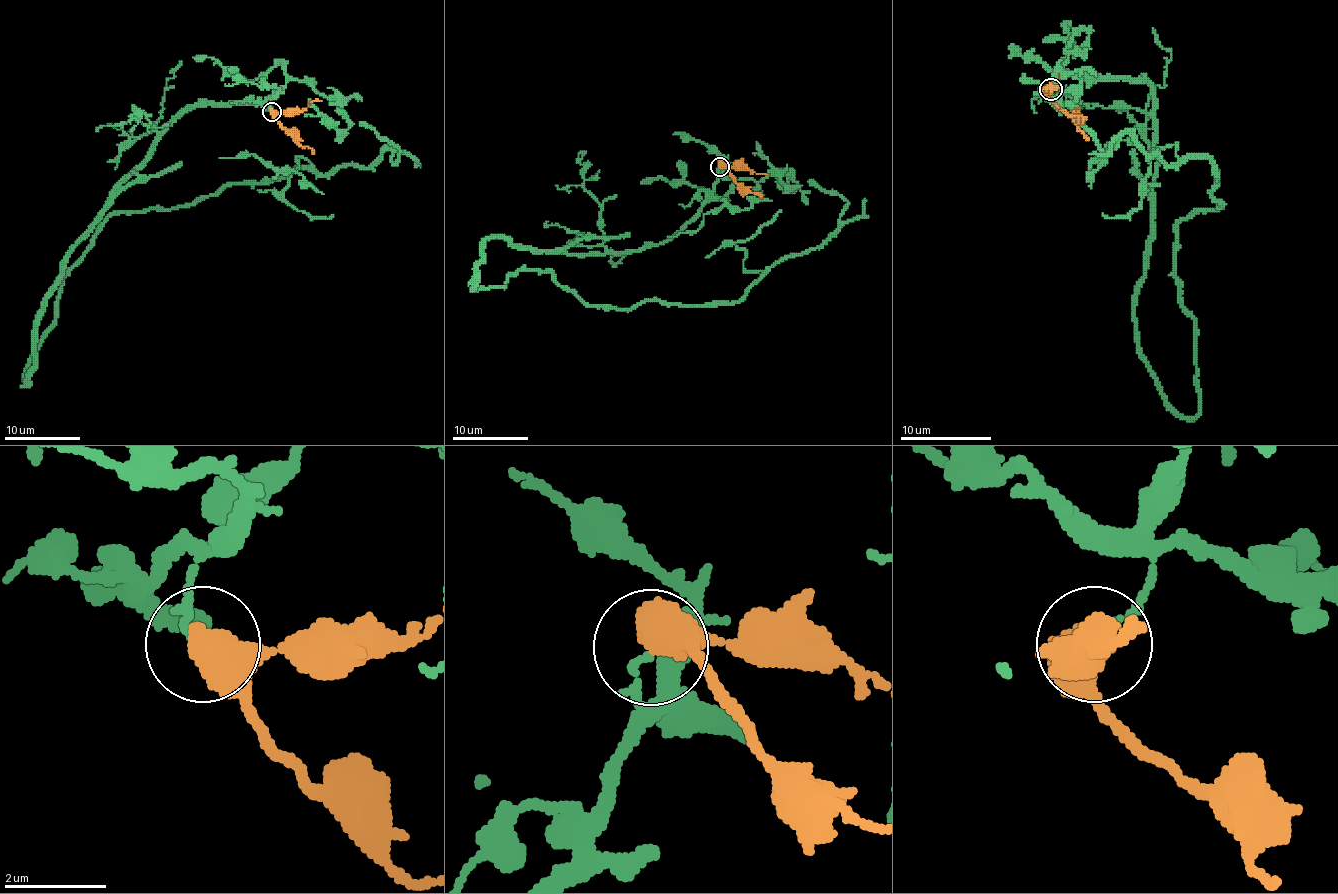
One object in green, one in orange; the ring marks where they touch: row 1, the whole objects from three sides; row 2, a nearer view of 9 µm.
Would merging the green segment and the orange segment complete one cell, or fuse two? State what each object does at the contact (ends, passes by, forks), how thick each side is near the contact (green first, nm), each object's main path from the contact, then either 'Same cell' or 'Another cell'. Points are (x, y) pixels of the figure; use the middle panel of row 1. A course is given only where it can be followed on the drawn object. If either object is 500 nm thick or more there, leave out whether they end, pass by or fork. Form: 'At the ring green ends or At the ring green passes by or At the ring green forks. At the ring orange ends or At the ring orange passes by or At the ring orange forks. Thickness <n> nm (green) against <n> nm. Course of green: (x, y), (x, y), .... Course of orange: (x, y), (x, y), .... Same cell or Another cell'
Thickness 120 nm (green) against 550 nm. Course of green: (720, 168), (661, 242), (489, 236), (474, 289), (732, 304), (762, 272), (732, 242), (779, 210), (667, 236). Course of orange: (720, 166), (724, 166), (737, 183), (762, 198). Another cell

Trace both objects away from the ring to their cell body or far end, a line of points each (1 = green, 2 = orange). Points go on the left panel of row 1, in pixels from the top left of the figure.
1: (272, 112), (166, 129), (28, 383), (113, 214), (297, 158), (284, 197), (331, 214), (219, 158)
2: (272, 112), (289, 133), (314, 154)

